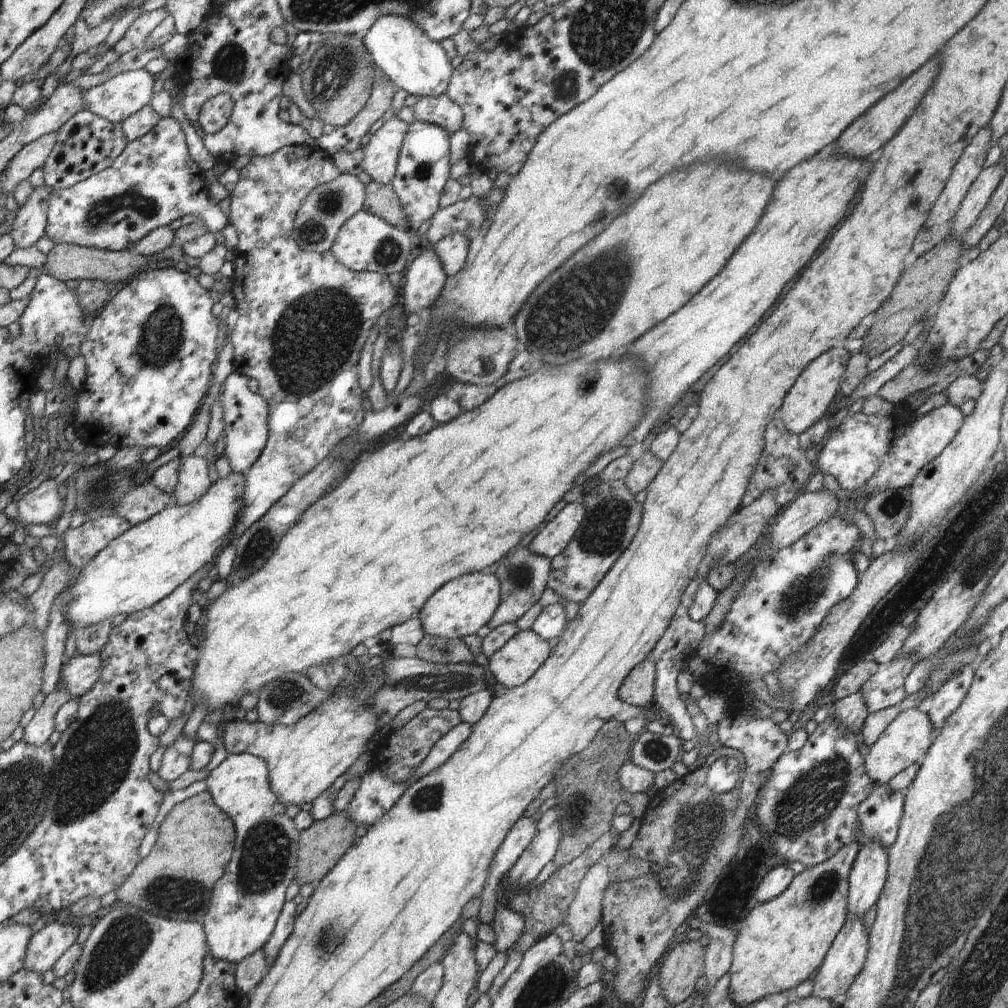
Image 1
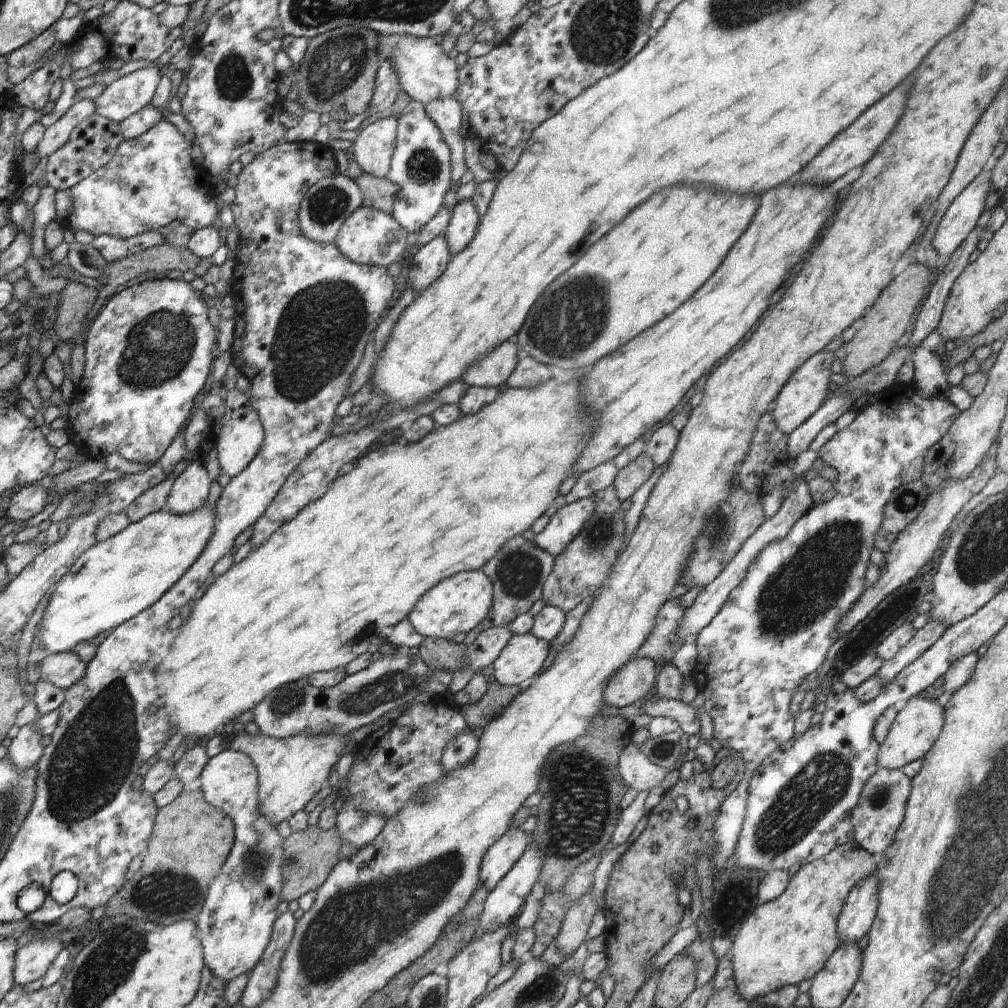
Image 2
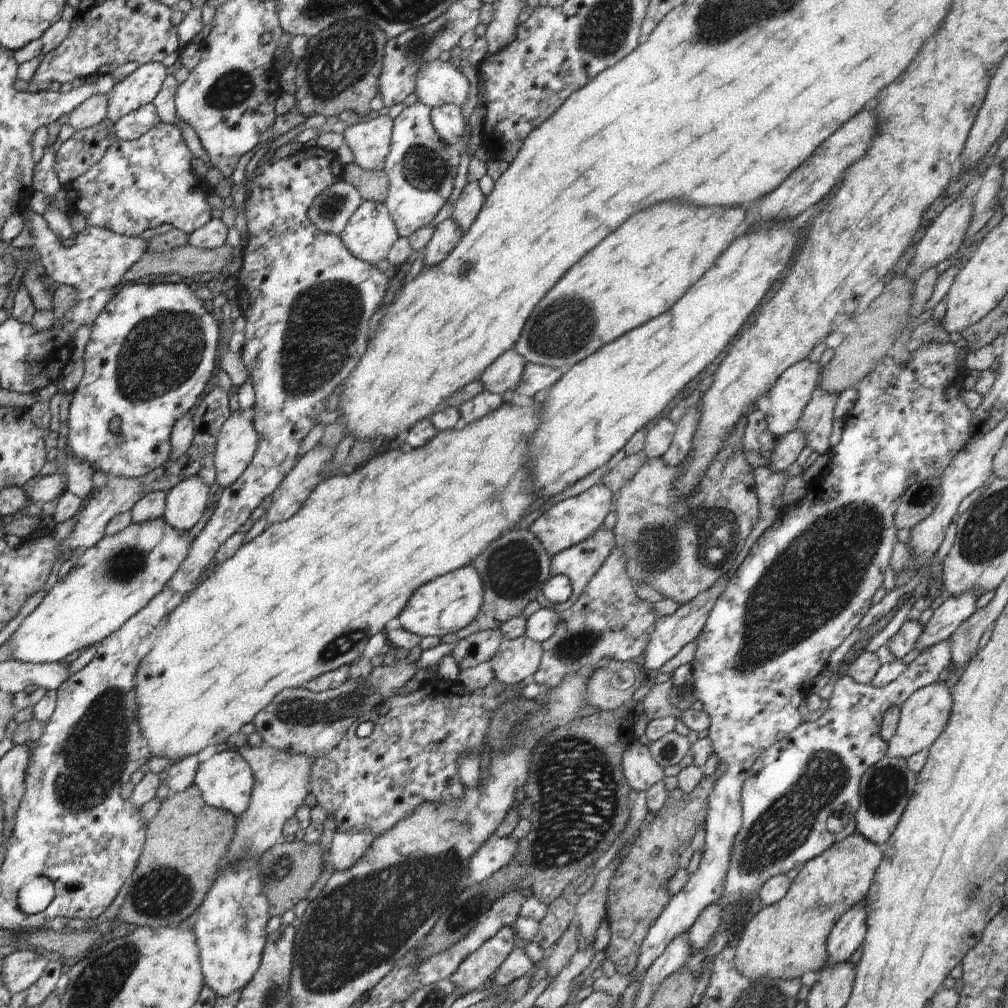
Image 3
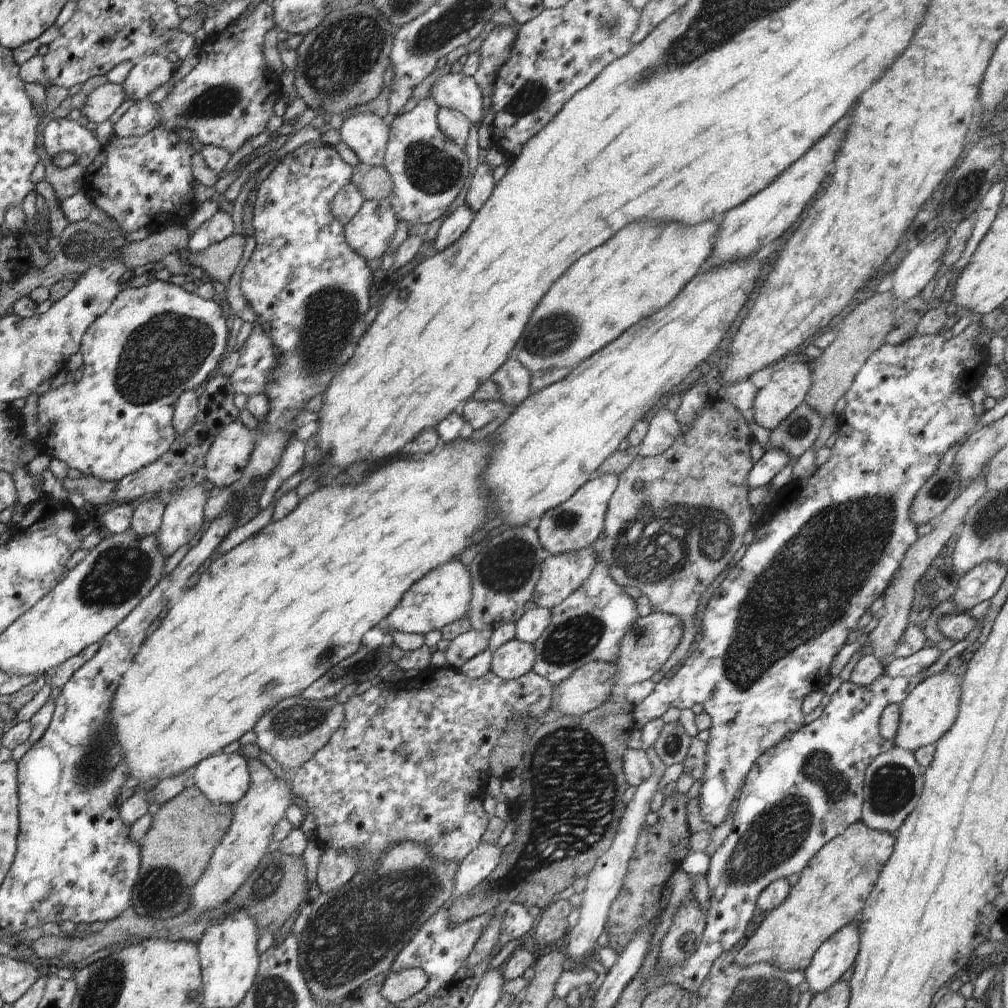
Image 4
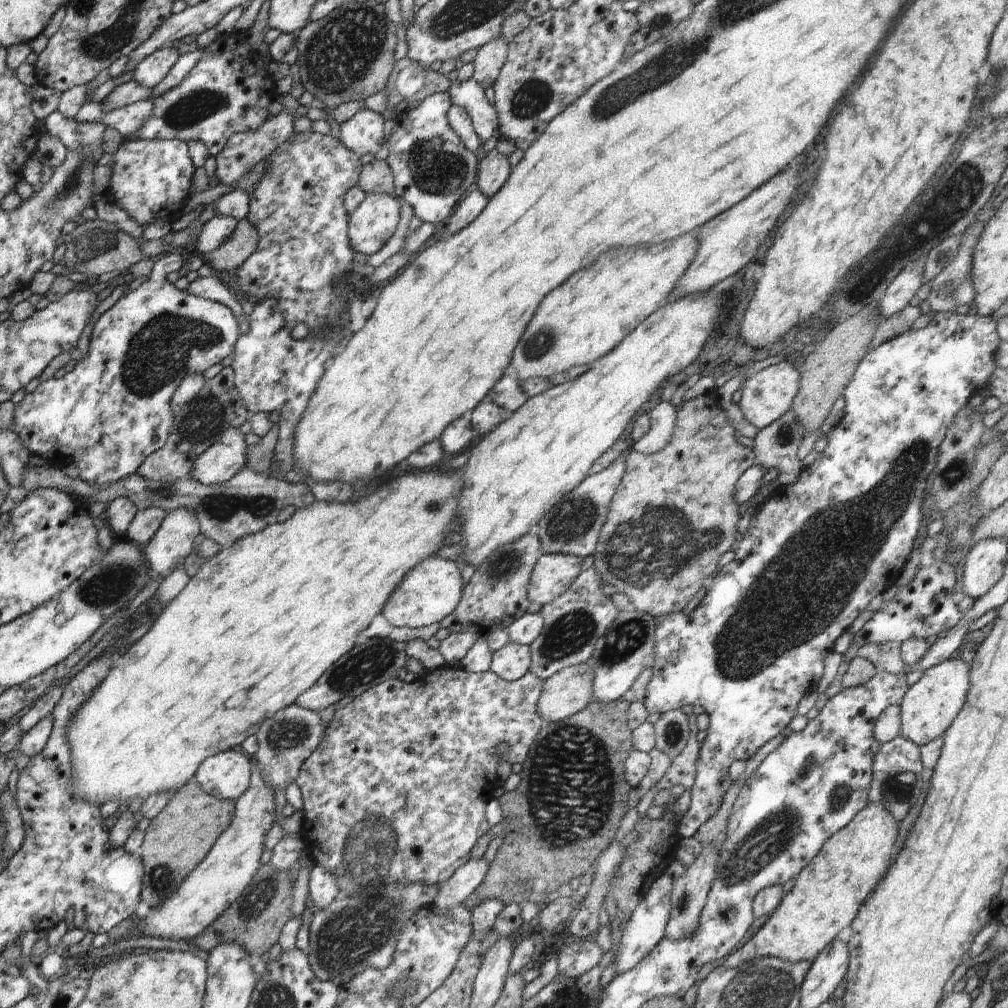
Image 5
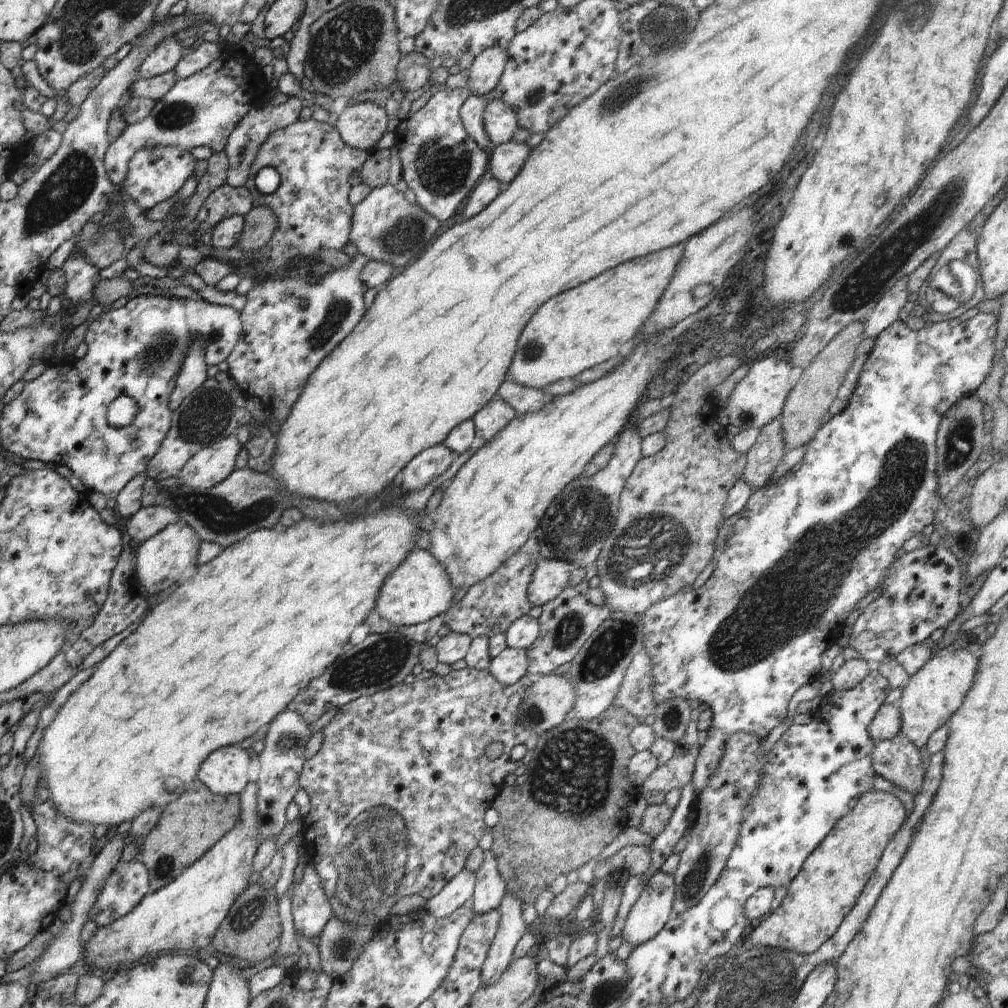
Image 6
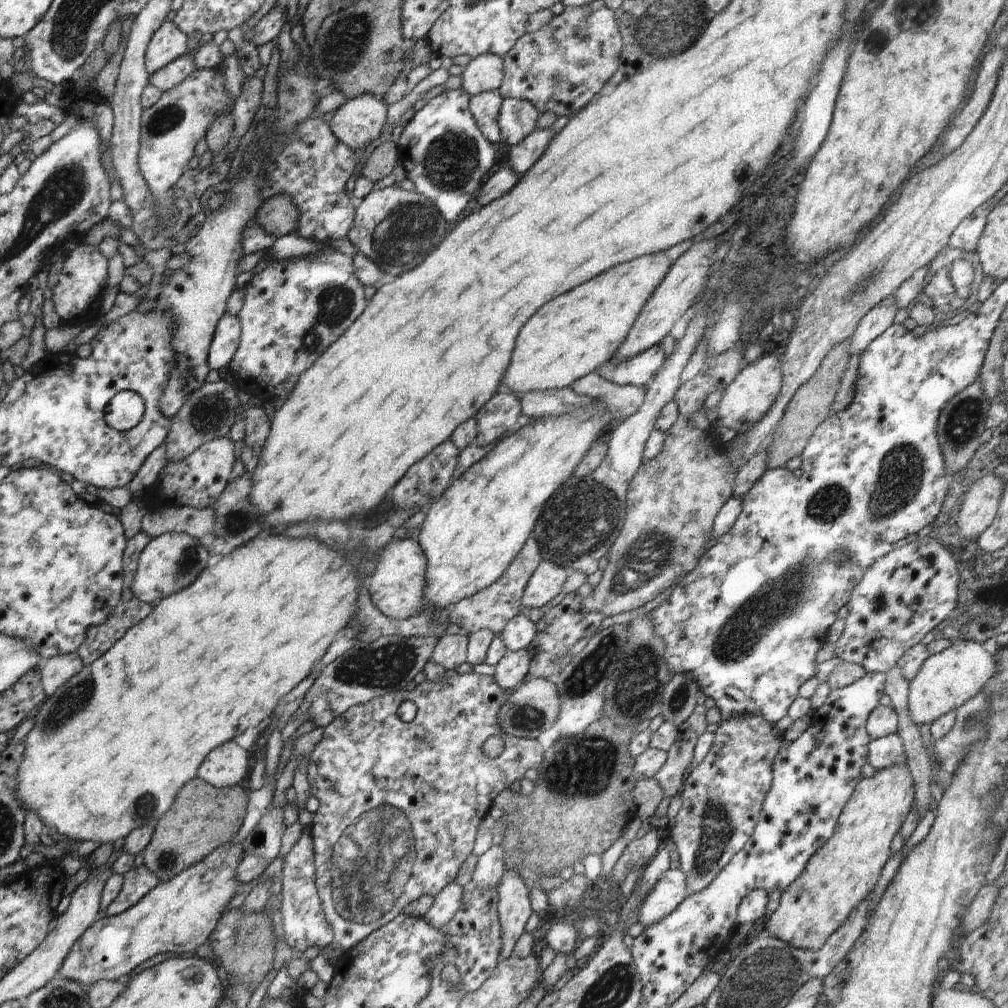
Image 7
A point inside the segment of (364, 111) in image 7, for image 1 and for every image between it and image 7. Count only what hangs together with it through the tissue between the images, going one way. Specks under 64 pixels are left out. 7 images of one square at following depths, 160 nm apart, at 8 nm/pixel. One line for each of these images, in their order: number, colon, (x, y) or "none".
1: (381, 152)
2: (373, 148)
3: (370, 141)
4: (366, 134)
5: (364, 133)
6: (361, 125)

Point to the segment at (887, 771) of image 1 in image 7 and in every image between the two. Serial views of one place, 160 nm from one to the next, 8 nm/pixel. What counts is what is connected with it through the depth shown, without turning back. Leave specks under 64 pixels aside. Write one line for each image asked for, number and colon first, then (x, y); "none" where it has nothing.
2: (917, 726)
3: (924, 715)
4: (929, 710)
5: (928, 708)
6: (932, 695)
7: (947, 680)

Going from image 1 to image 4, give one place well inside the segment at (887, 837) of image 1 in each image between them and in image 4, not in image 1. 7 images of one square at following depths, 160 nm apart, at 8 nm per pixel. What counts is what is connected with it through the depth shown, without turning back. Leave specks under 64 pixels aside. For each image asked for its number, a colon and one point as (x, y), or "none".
2: (880, 811)
3: (886, 787)
4: (893, 783)

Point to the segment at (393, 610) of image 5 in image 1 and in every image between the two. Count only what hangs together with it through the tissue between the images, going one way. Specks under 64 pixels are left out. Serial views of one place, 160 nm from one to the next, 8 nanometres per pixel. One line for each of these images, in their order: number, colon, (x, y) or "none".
1: (462, 606)
2: (456, 605)
3: (447, 604)
4: (443, 596)

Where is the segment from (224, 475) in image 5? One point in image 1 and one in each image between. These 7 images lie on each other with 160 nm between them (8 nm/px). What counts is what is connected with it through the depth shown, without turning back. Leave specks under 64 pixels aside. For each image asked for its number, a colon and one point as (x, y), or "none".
1: (246, 413)
2: (242, 434)
3: (237, 442)
4: (230, 451)

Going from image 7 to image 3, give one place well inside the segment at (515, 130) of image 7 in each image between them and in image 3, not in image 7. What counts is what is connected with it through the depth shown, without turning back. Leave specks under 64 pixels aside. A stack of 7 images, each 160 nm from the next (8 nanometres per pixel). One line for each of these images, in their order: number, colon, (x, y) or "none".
3: (436, 83)
4: (451, 91)
5: (468, 94)
6: (499, 120)

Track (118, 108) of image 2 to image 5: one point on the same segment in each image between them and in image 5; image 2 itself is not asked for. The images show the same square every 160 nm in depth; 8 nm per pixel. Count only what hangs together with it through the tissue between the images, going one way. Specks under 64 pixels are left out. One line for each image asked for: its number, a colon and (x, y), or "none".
3: (141, 87)
4: (149, 73)
5: (153, 69)

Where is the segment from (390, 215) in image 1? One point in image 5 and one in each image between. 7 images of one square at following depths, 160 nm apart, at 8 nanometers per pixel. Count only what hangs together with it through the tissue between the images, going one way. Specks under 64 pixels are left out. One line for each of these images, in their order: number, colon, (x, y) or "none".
2: (379, 194)
3: (372, 185)
4: (373, 182)
5: (376, 177)

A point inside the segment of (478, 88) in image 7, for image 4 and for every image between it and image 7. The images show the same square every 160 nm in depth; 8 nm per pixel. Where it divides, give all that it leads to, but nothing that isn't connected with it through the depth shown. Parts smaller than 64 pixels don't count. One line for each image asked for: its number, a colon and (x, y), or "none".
4: (495, 49)
5: (490, 58)
6: (487, 67)

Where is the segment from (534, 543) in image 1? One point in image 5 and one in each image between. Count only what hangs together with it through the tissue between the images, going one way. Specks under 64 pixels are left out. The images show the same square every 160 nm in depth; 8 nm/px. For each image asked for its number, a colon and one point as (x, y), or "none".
2: (565, 523)
3: (567, 523)
4: (575, 524)
5: (572, 527)

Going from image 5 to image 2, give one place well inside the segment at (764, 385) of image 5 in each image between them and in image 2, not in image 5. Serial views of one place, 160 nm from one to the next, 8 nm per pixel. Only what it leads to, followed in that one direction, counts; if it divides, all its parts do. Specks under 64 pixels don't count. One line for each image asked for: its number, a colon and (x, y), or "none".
2: (805, 392)
3: (793, 390)
4: (787, 388)

